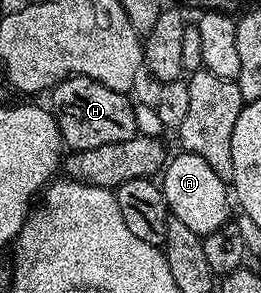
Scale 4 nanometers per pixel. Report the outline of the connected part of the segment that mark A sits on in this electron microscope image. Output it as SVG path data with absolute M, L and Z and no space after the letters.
M177 152L168 159L159 182L165 193L165 202L169 205L169 213L174 218L183 220L191 232L206 236L220 230L230 221L229 202L231 206L231 190L226 179L215 176L211 164L203 160L203 156L195 156L188 152Z

